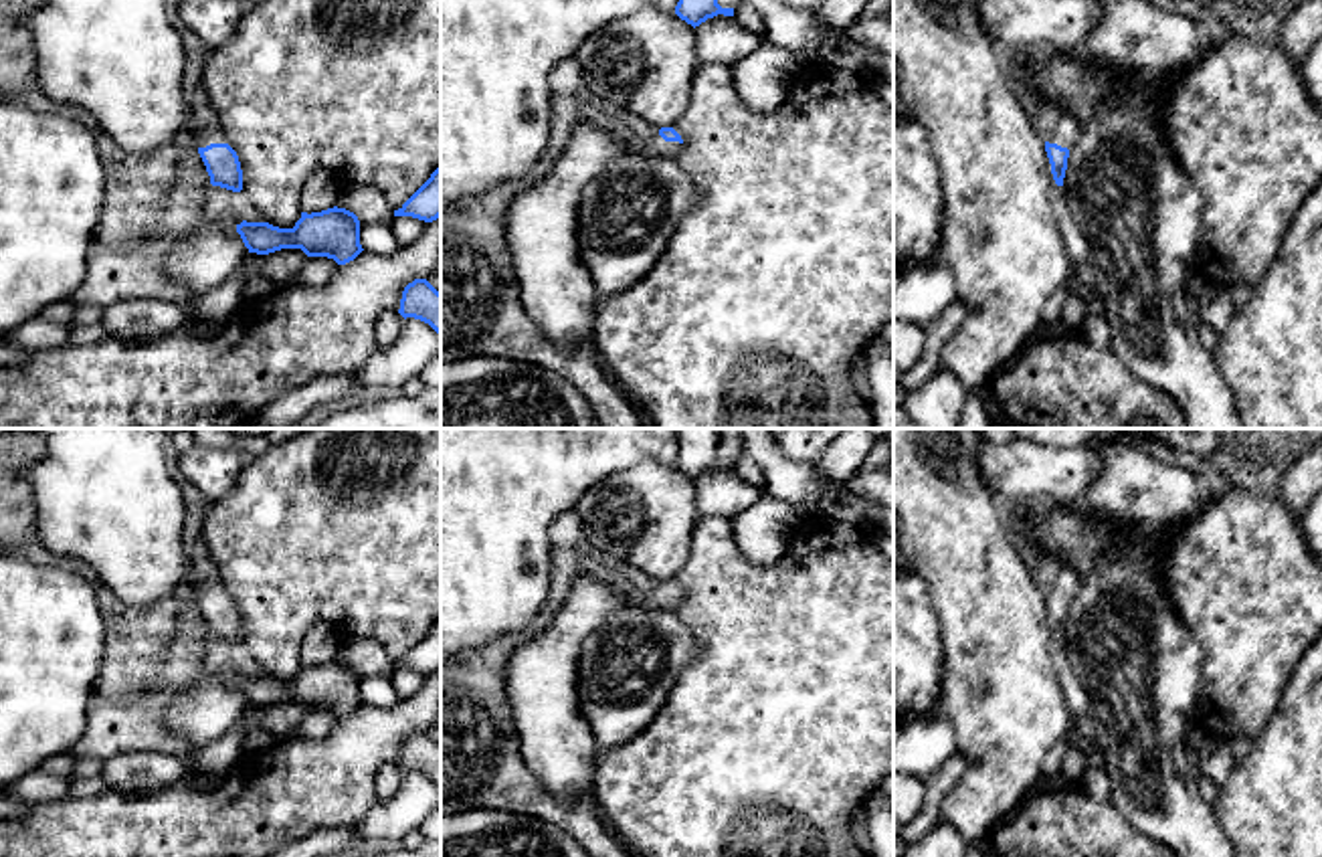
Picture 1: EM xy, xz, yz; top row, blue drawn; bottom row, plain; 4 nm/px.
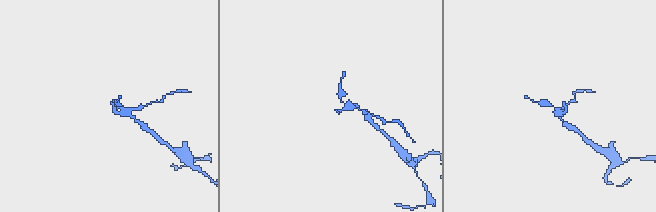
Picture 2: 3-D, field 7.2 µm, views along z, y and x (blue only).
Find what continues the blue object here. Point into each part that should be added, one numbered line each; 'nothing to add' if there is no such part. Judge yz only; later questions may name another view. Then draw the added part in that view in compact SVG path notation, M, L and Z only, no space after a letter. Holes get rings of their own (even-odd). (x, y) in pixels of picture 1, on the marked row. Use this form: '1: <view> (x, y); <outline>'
1: yz (1066, 130); M1059 113L1053 129L1049 131L1047 141L1071 150L1079 131L1081 131L1081 125L1075 121L1073 115Z

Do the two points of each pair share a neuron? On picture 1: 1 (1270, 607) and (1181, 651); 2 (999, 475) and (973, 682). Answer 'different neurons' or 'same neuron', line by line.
1: different neurons
2: different neurons

